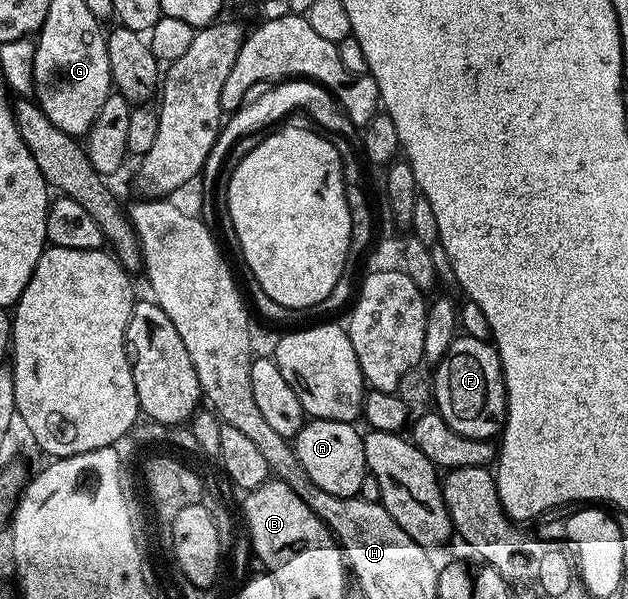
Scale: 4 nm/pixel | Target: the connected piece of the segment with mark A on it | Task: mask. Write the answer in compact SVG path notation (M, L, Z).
M311 418L303 423L300 433L292 440L295 454L298 455L304 473L323 491L336 497L352 498L362 489L362 483L368 477L363 432L357 431L354 423L341 423L331 419Z

